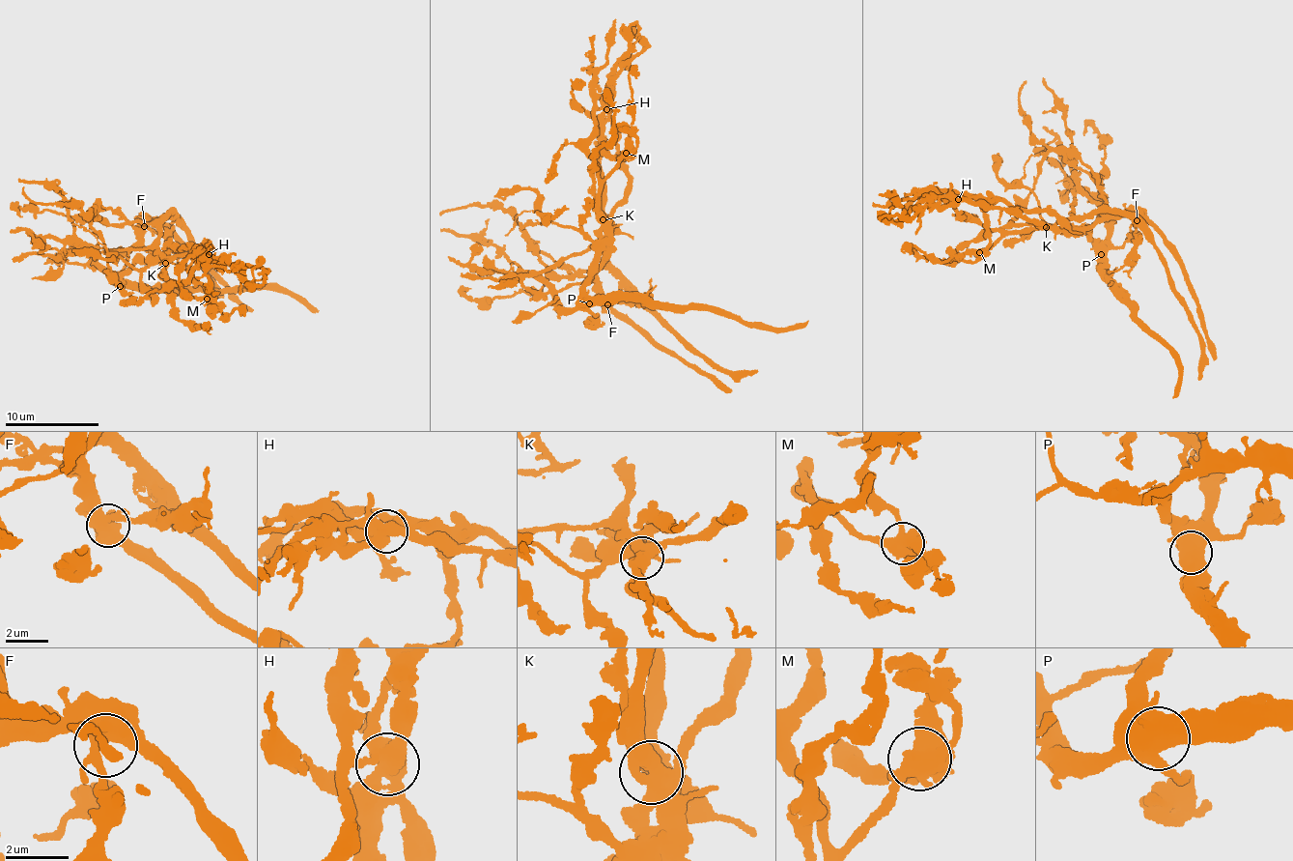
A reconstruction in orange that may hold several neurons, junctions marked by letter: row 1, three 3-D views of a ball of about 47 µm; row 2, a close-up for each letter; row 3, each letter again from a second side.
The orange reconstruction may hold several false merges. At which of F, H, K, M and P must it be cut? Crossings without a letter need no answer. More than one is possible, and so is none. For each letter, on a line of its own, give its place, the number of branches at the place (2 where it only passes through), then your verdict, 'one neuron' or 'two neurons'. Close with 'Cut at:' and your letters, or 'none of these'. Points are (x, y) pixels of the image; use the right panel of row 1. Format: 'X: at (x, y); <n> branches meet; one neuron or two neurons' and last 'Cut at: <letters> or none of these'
F: at (1137, 220); 4 branches meet; one neuron
H: at (958, 199); 4 branches meet; two neurons
K: at (1046, 227); 3 branches meet; two neurons
M: at (979, 252); 4 branches meet; two neurons
P: at (1101, 254); 3 branches meet; one neuron
Cut at: H, K, M

